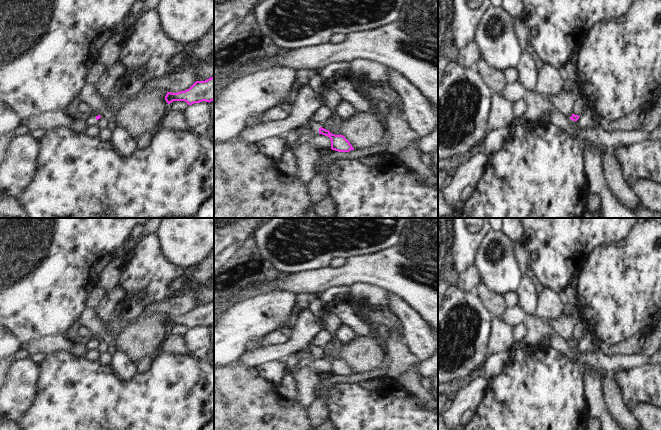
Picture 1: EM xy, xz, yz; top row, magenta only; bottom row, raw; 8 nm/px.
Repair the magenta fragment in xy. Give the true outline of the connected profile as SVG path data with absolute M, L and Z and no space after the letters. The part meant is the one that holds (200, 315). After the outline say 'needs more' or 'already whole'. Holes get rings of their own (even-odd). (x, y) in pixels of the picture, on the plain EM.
M214 300L205 305L196 305L185 315L167 316L165 324L168 328L173 325L185 325L188 329L202 325L210 327L214 324Z; already whole

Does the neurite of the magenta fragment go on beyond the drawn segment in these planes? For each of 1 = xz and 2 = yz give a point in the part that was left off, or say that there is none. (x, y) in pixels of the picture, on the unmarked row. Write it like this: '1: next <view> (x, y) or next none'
1: next none
2: next none

